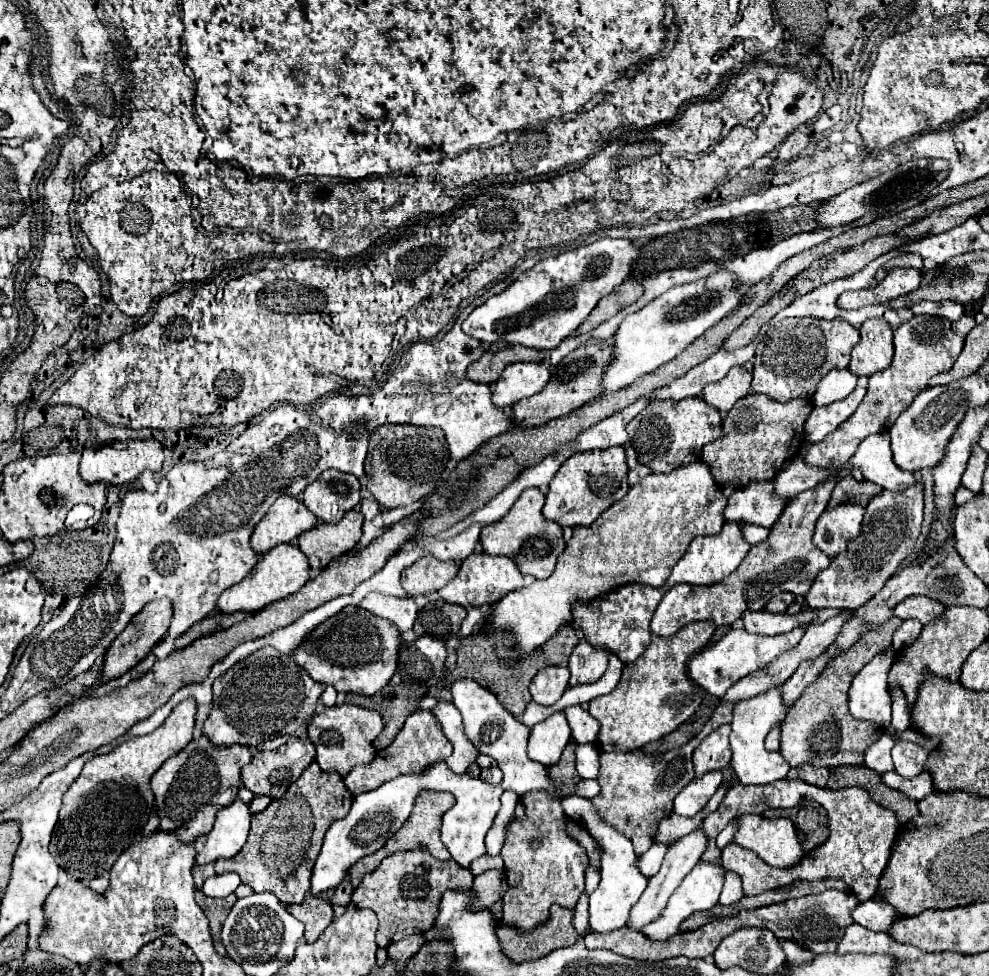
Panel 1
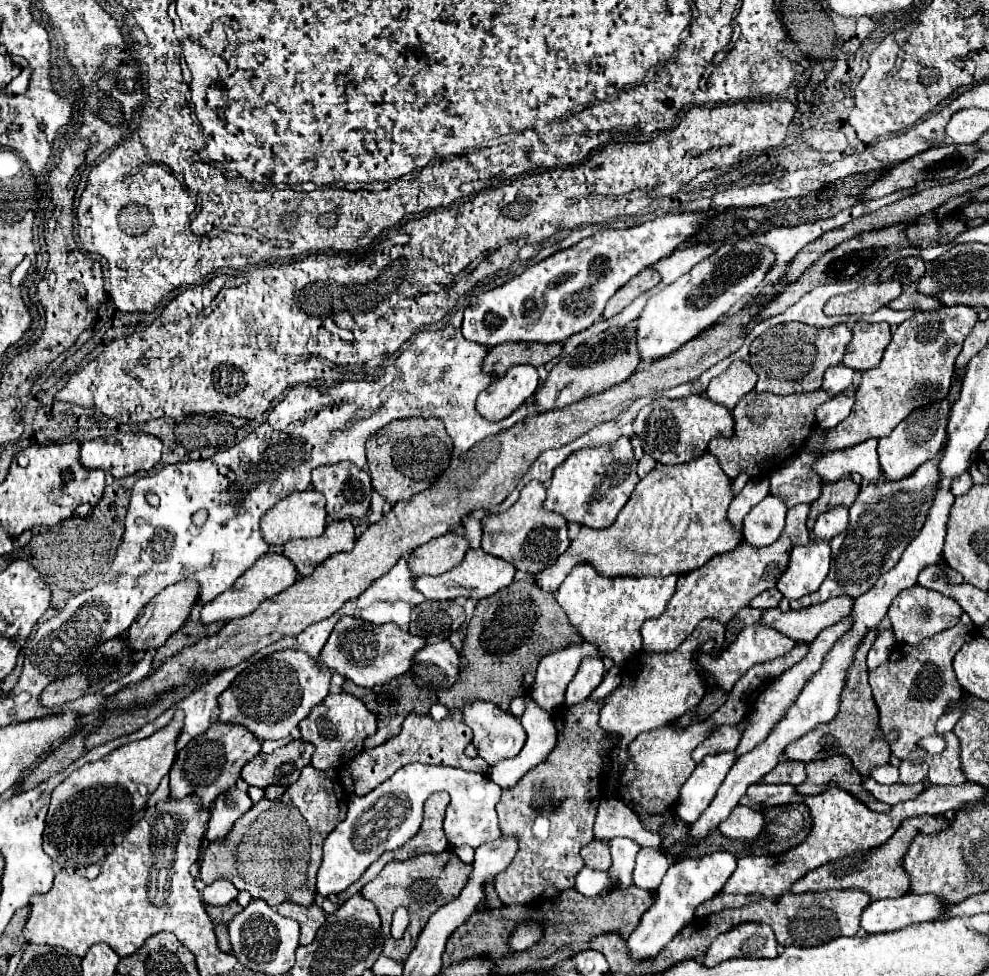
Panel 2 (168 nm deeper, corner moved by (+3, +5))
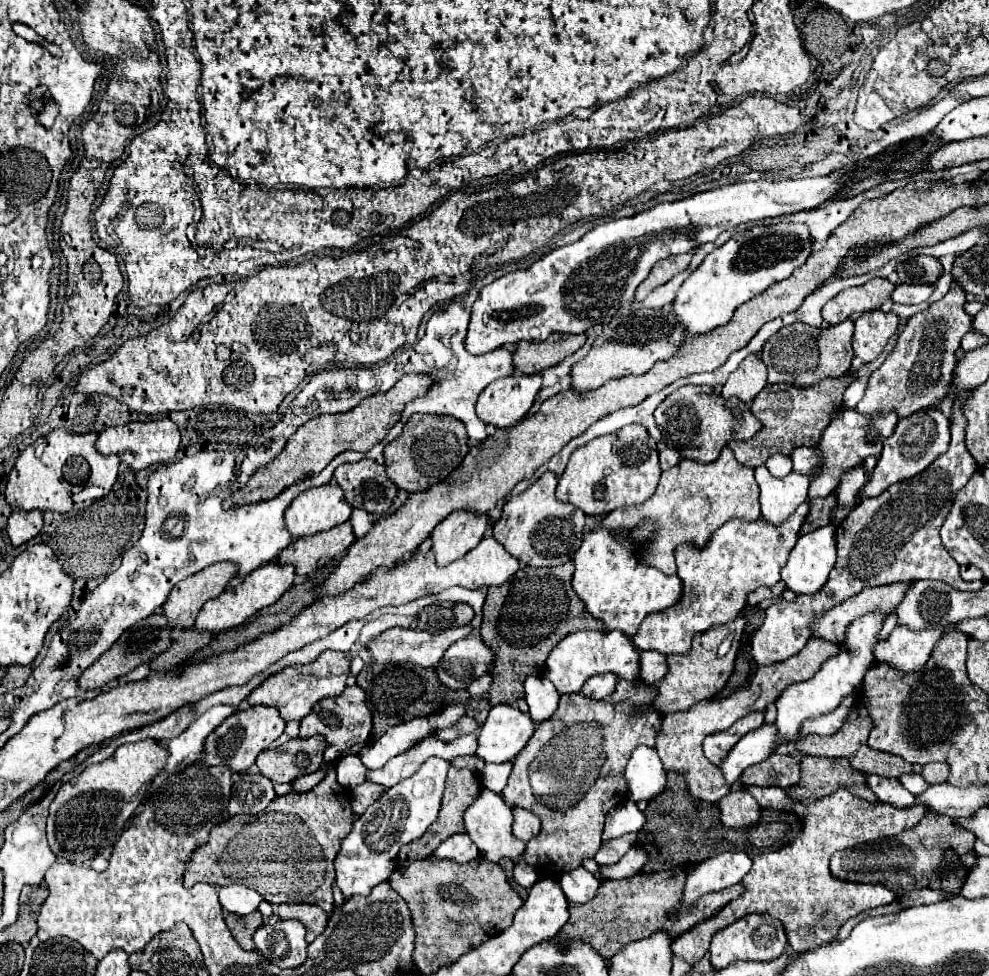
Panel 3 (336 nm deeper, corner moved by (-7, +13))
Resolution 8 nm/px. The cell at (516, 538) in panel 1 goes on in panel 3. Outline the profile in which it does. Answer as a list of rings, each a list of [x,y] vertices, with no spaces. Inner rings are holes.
[[[543,473],[527,491],[503,505],[501,519],[493,525],[493,537],[519,561],[531,567],[555,567],[573,559],[581,545],[585,513],[571,503],[555,499],[557,475]]]

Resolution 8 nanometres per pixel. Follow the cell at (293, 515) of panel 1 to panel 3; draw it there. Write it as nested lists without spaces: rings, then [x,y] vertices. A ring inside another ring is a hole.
[[[327,483],[299,493],[285,509],[285,525],[297,539],[341,525],[349,519],[349,515],[351,505],[343,499],[341,487],[337,483]]]

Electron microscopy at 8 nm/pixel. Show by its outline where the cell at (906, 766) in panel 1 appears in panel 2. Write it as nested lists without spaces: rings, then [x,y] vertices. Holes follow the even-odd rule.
[[[901,761],[901,783],[905,785],[915,785],[927,781],[927,763],[911,763],[911,761]]]

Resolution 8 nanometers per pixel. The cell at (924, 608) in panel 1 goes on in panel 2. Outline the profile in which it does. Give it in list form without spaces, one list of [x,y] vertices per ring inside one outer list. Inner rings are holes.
[[[915,585],[915,587],[901,591],[895,597],[888,609],[887,617],[890,620],[895,639],[901,643],[915,645],[927,637],[933,637],[939,631],[953,627],[957,623],[957,619],[961,617],[961,613],[963,613],[963,609],[959,607],[959,603],[955,599]]]

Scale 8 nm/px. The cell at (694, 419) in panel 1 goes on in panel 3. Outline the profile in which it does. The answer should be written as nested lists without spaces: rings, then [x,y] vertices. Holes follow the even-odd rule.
[[[685,385],[673,391],[655,409],[655,423],[663,435],[663,441],[671,449],[679,451],[681,457],[699,463],[715,461],[719,451],[731,439],[745,441],[761,429],[761,423],[749,411],[749,405],[743,405],[737,397],[723,399],[707,385]]]

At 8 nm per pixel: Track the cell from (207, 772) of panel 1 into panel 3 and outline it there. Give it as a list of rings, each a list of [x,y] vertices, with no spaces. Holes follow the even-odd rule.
[[[255,705],[245,711],[237,711],[231,717],[227,717],[215,731],[211,731],[203,743],[203,759],[201,765],[227,765],[233,773],[247,771],[253,763],[255,757],[267,749],[285,729],[285,721],[279,717],[279,711],[275,707],[265,707],[265,705]]]

